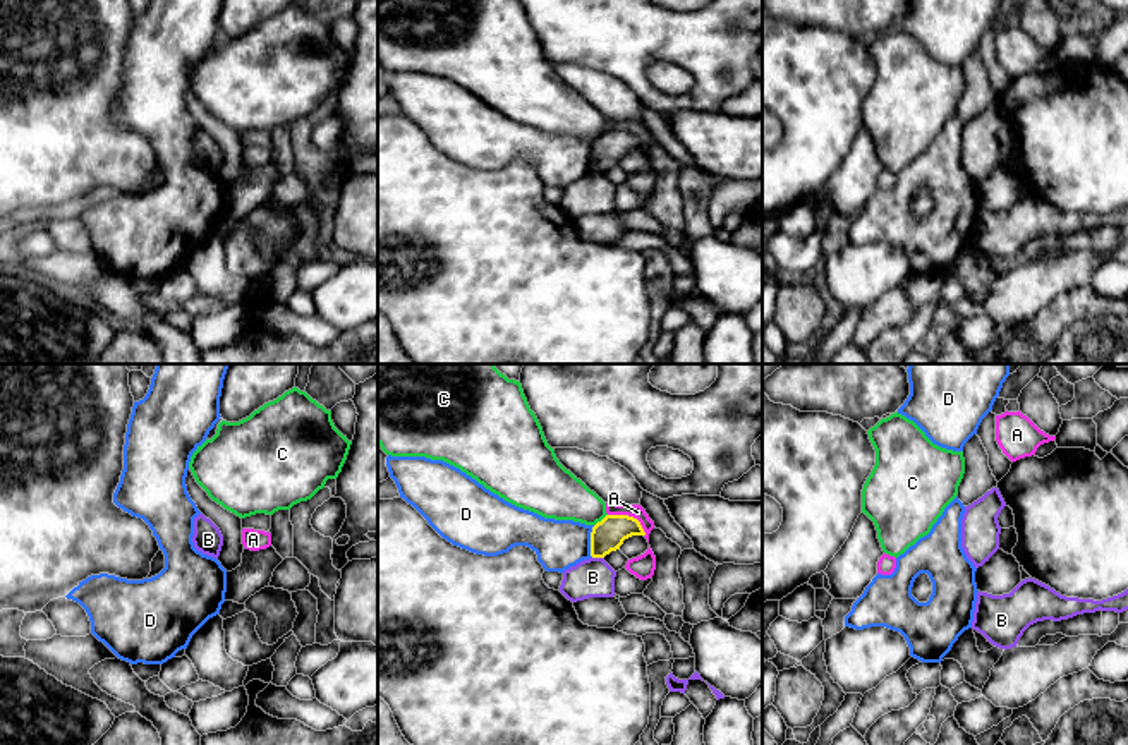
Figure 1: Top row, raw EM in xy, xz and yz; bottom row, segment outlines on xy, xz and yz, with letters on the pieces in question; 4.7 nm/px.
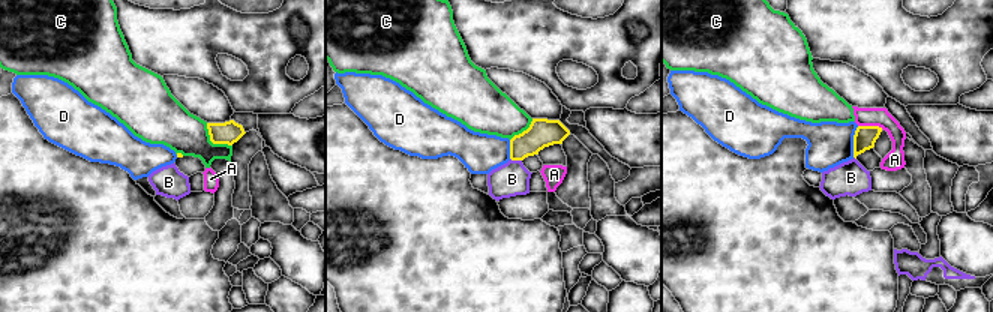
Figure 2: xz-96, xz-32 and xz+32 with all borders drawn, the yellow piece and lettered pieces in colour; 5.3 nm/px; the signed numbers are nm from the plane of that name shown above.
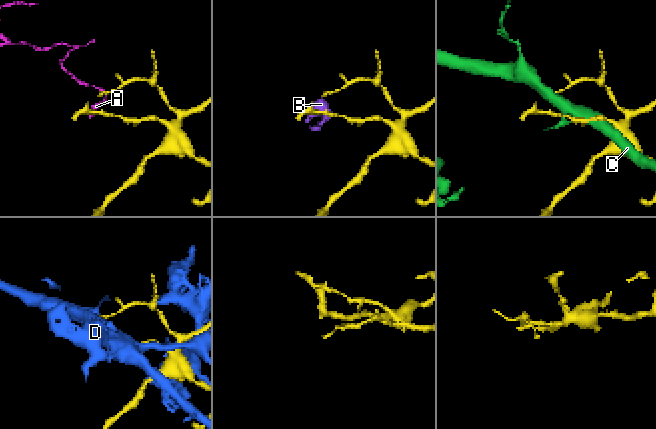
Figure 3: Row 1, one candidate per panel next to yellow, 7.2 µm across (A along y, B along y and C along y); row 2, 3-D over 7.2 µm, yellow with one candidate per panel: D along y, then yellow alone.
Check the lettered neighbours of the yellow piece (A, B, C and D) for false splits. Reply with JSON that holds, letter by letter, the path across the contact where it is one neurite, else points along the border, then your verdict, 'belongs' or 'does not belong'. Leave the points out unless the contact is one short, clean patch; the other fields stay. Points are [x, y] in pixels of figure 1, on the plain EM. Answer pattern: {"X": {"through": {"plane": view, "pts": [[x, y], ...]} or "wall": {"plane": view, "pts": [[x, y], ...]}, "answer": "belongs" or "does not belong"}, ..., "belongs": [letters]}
{"A": {"answer": "does not belong"}, "B": {"wall": {"plane": "xz", "pts": [[593, 172], [603, 174]]}, "answer": "does not belong"}, "C": {"answer": "does not belong"}, "D": {"answer": "does not belong"}, "belongs": []}

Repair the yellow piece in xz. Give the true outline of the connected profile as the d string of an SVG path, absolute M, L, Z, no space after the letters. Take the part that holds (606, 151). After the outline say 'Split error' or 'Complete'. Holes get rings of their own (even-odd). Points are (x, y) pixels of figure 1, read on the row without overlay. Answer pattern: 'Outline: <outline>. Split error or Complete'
Outline: M606 130L592 142L591 172L604 173L611 167L620 165L623 156L632 151L646 151L637 134L628 130Z. Complete

